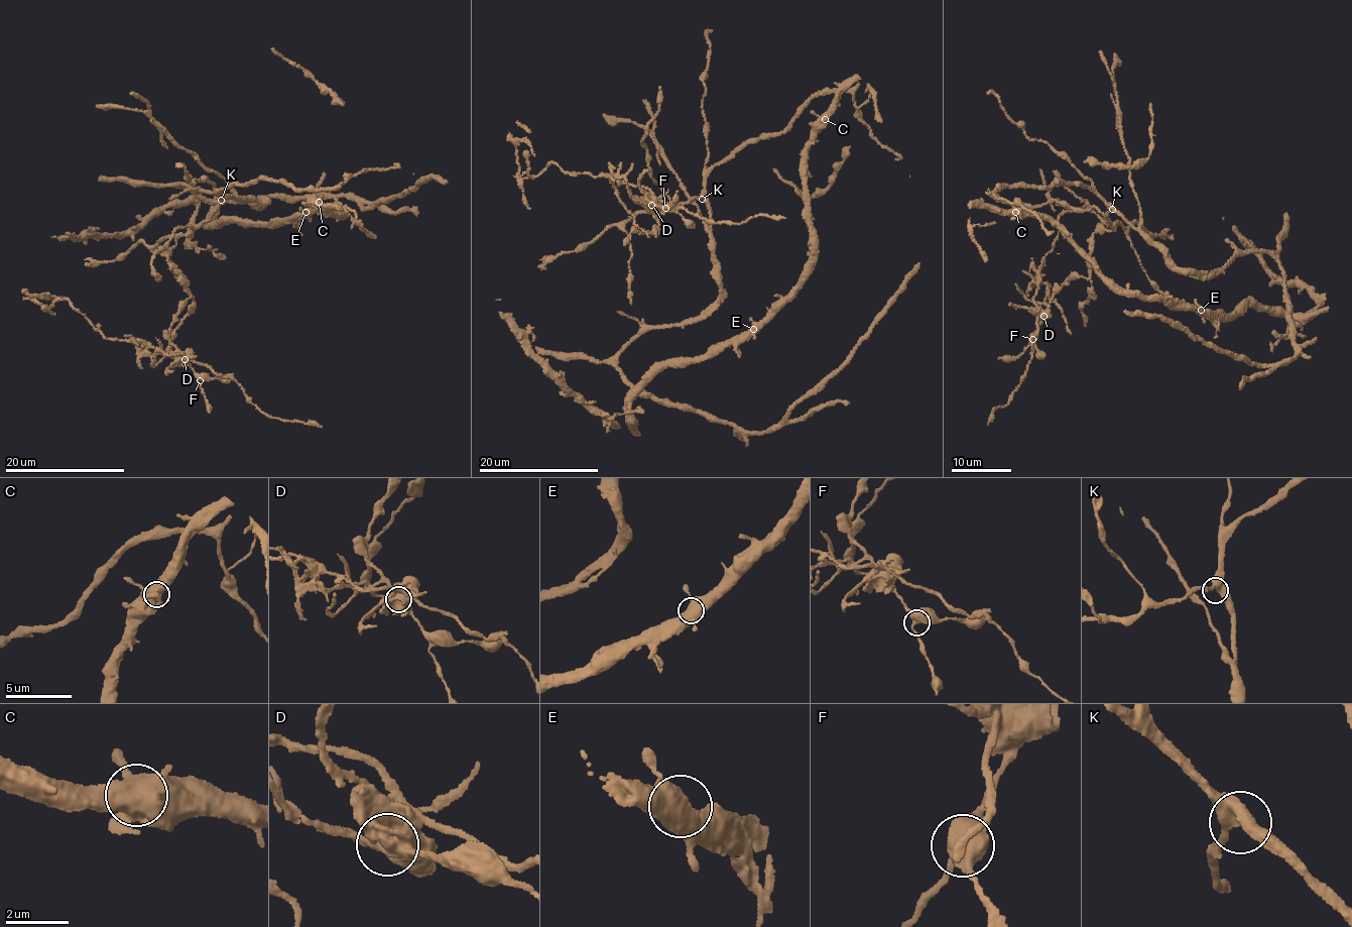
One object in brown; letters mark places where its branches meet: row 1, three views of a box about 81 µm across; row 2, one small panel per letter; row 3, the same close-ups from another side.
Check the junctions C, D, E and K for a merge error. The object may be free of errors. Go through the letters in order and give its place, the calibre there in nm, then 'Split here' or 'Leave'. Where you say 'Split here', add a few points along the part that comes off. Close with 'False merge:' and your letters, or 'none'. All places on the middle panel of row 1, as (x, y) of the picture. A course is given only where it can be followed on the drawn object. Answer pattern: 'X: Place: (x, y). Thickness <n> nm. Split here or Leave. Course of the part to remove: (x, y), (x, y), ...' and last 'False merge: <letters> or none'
C: Place: (825, 119). Thickness 480 nm. Leave
D: Place: (651, 205). Thickness 600 nm. Split here. Course of the part to remove: (651, 204), (644, 188), (550, 163), (522, 178), (516, 146), (528, 132), (515, 122)
E: Place: (753, 329). Thickness 500 nm. Leave
K: Place: (702, 199). Thickness 400 nm. Leave
False merge: D

